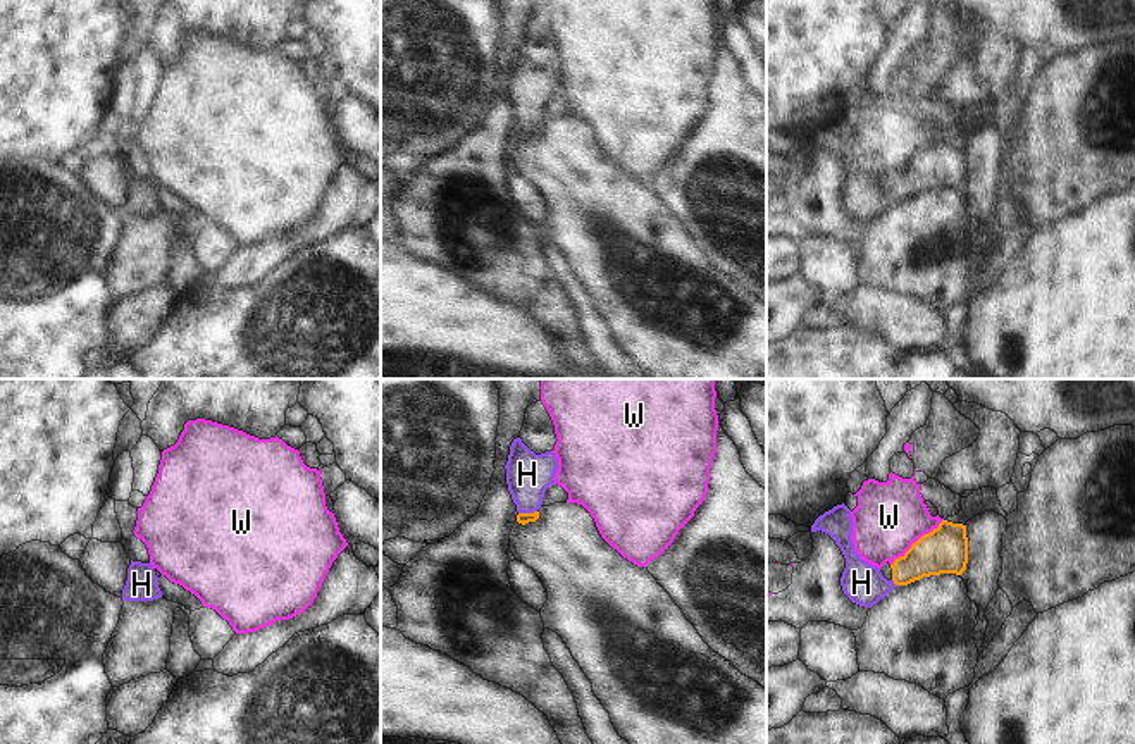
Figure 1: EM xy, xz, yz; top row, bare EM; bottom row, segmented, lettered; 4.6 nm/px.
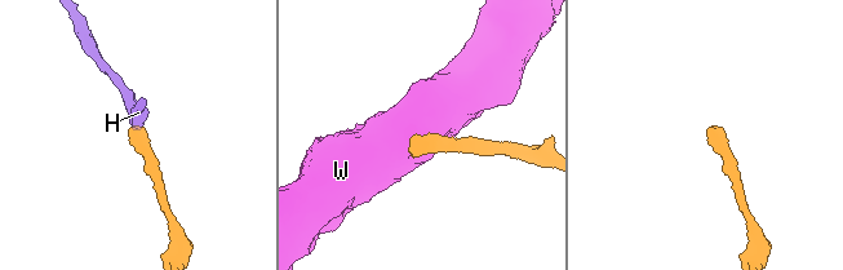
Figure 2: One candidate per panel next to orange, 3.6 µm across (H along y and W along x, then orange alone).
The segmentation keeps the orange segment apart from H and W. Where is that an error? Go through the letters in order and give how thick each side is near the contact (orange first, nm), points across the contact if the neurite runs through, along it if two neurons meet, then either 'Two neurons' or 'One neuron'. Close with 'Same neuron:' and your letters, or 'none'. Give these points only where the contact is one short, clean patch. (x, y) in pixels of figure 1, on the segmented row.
H: Thickness 50 nm (orange) against 200 nm. Path across: xz (522, 519), (527, 514), (527, 474). One neuron
W: Thickness 220 nm (orange) against 320 nm. Two neurons
Same neuron: H.

